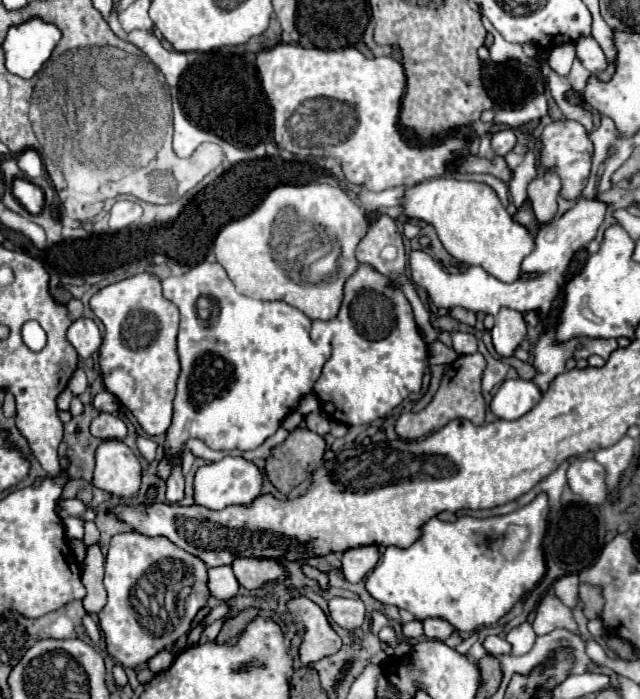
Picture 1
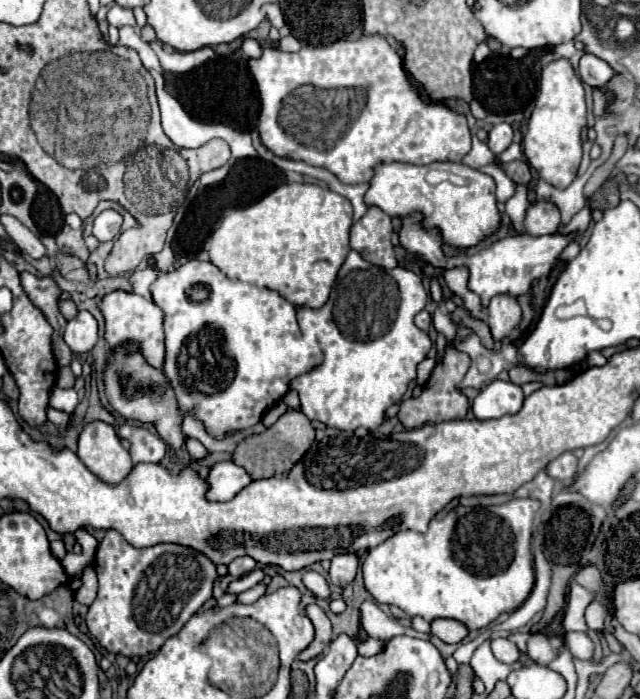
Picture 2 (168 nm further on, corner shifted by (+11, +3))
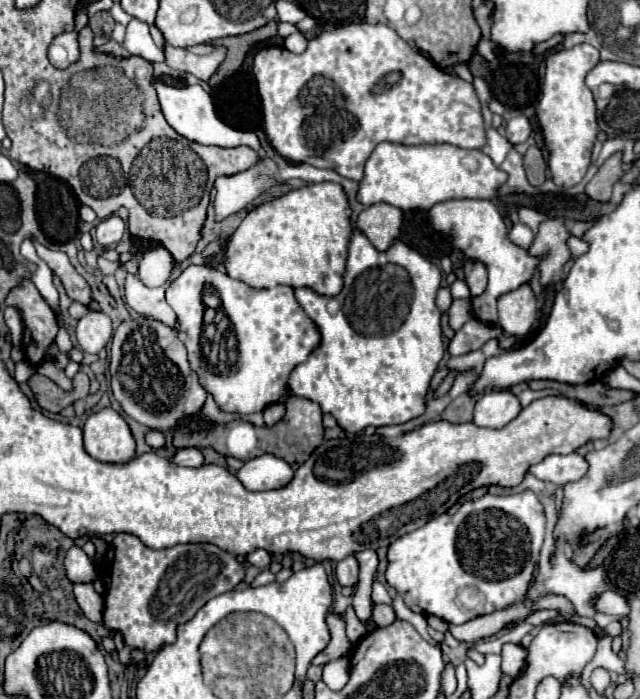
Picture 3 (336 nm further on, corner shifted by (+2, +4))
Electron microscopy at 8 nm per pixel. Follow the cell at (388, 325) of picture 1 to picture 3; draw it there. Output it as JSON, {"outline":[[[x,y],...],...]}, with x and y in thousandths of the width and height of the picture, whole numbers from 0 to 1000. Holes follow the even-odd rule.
{"outline":[[[553,332],[550,343],[547,343],[547,355],[544,355],[544,375],[541,375],[541,392],[538,392],[538,412],[528,423],[522,426],[509,426],[509,423],[497,423],[491,421],[484,412],[466,412],[463,415],[463,429],[469,432],[469,438],[475,441],[475,446],[497,464],[500,475],[503,475],[503,489],[500,489],[500,498],[472,521],[466,521],[456,535],[453,535],[453,544],[450,544],[450,552],[453,558],[469,567],[469,569],[484,569],[491,575],[500,578],[503,589],[506,592],[519,592],[528,604],[528,609],[541,618],[563,618],[569,615],[572,609],[606,609],[606,607],[631,607],[650,595],[656,595],[663,589],[663,572],[666,572],[666,564],[669,564],[669,549],[672,549],[672,541],[678,538],[681,526],[684,526],[684,518],[691,515],[694,509],[694,489],[691,489],[691,472],[688,472],[688,443],[681,438],[681,421],[684,421],[684,412],[688,412],[688,386],[681,378],[675,378],[672,372],[666,372],[659,363],[653,363],[650,358],[638,355],[631,346],[619,343],[603,361],[591,361],[584,358],[584,352],[575,346],[575,340],[563,332]]]}

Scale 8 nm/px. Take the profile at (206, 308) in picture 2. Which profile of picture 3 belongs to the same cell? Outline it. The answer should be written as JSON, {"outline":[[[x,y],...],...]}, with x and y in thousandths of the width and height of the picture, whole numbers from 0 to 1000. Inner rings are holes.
{"outline":[[[300,378],[275,401],[269,401],[259,415],[259,432],[275,446],[275,475],[294,501],[297,526],[309,535],[309,544],[334,569],[341,584],[359,592],[409,589],[419,578],[444,569],[450,564],[453,529],[478,518],[478,512],[491,501],[497,501],[503,486],[503,481],[497,478],[497,466],[491,466],[491,461],[478,452],[453,409],[400,415],[322,378]]]}

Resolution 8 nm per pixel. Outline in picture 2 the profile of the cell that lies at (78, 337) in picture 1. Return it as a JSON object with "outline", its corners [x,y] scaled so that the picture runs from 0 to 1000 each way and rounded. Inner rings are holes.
{"outline":[[[123,445],[120,454],[105,462],[98,485],[114,505],[136,505],[152,491],[152,474],[148,454],[139,445]]]}

